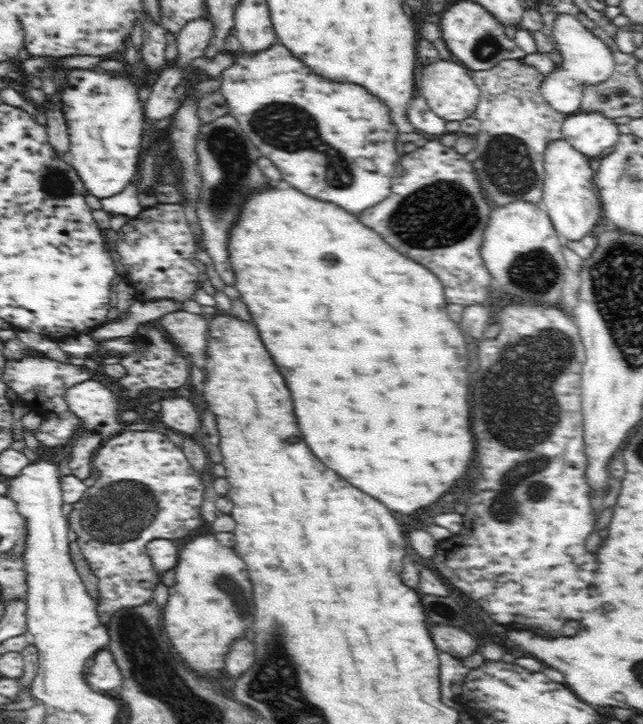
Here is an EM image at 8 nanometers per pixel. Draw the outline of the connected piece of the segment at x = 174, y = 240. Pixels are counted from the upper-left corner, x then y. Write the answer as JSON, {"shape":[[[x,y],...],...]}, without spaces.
{"shape":[[[158,203],[154,207],[143,209],[139,216],[130,217],[130,220],[117,232],[115,244],[120,264],[124,266],[126,276],[130,278],[130,284],[134,286],[142,302],[152,299],[174,299],[184,302],[187,299],[193,299],[195,290],[200,286],[200,280],[204,275],[194,264],[197,242],[190,229],[190,224],[186,221],[186,214],[181,203]]]}

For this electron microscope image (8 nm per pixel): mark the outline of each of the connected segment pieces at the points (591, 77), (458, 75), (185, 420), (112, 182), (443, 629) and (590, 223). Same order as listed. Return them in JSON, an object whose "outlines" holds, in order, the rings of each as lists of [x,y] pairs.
{"outlines":[[[[558,14],[554,20],[553,36],[562,55],[561,64],[555,64],[550,74],[543,76],[539,91],[544,100],[558,112],[569,116],[581,110],[584,85],[604,82],[614,72],[611,50],[603,40],[594,36],[574,15]]],[[[438,60],[429,65],[424,65],[422,76],[418,80],[417,96],[423,96],[432,109],[440,118],[445,121],[464,120],[472,116],[476,110],[480,98],[478,85],[473,81],[470,70],[460,62],[448,62],[448,60]]],[[[184,397],[162,400],[162,422],[186,437],[192,437],[200,428],[200,416],[194,404]]],[[[72,69],[65,71],[63,85],[59,88],[57,96],[61,108],[56,103],[44,102],[43,112],[47,117],[47,135],[54,150],[62,156],[78,173],[80,180],[88,194],[96,198],[111,200],[132,182],[136,174],[138,153],[142,148],[144,138],[143,105],[138,99],[139,86],[128,75],[118,78],[114,72],[95,72],[86,69]]],[[[436,624],[436,626],[430,626],[430,634],[432,634],[432,640],[438,650],[452,652],[452,656],[456,656],[456,658],[470,656],[478,646],[478,642],[468,632],[454,628],[454,626]]],[[[560,138],[546,146],[543,163],[545,172],[541,206],[544,207],[555,231],[560,234],[564,242],[582,240],[594,228],[602,211],[601,202],[593,183],[595,171],[590,167],[588,156],[584,156],[568,141]]]]}

